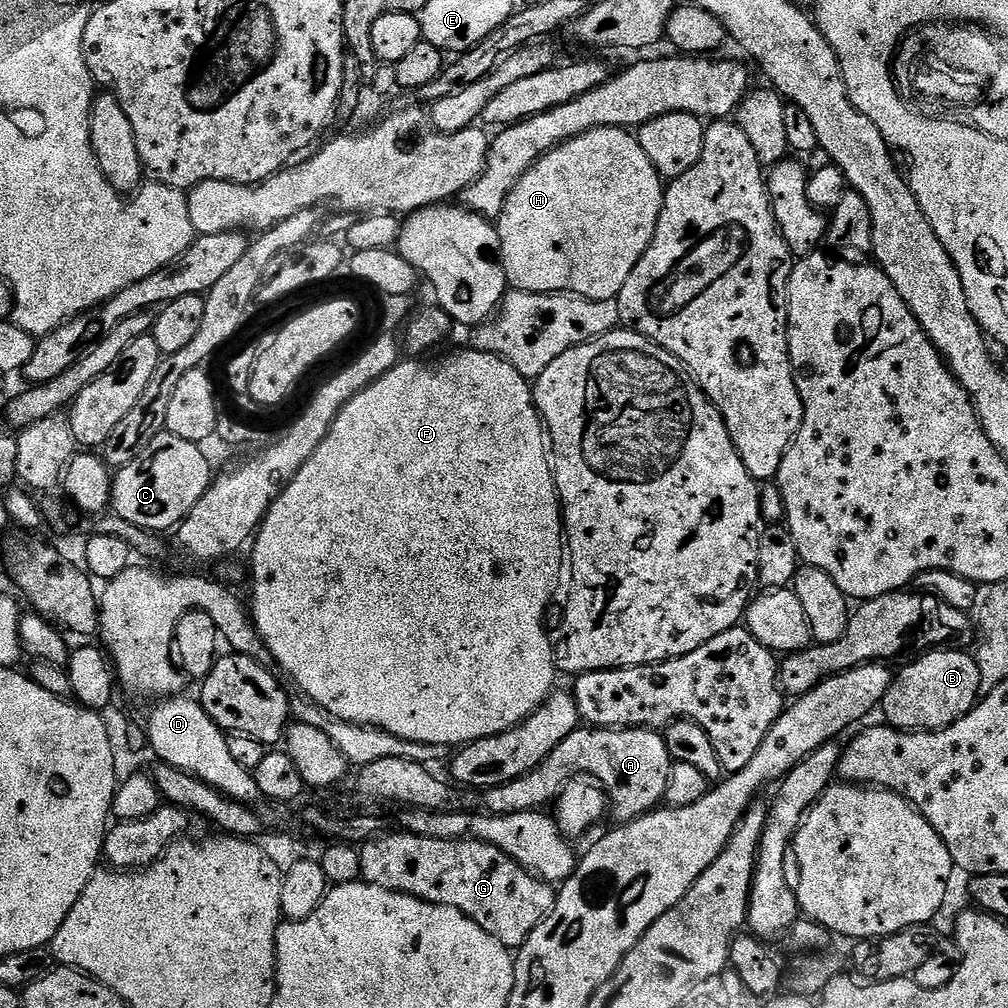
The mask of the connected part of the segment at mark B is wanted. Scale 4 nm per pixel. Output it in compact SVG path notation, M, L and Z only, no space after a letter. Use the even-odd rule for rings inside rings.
M928 652L893 675L892 684L884 695L882 713L891 727L900 728L903 732L937 732L939 728L958 722L958 718L966 715L981 696L980 671L975 655L968 653L967 656L964 652Z

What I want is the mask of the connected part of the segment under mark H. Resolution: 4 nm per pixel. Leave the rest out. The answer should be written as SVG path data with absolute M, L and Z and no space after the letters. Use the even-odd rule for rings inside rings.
M591 128L580 136L559 144L556 148L544 153L533 164L532 169L514 186L514 190L506 198L504 208L498 217L500 234L500 262L509 285L518 292L547 292L549 294L571 294L587 300L615 300L620 295L622 286L626 286L626 278L630 278L630 270L638 266L642 254L650 246L654 238L654 230L658 226L660 211L664 205L666 184L659 172L646 158L639 139L631 131L623 128Z

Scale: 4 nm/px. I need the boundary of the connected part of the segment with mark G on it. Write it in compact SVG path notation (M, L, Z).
M395 831L375 836L373 840L366 840L359 845L362 862L360 875L364 883L382 886L391 892L405 892L431 904L454 906L454 910L462 910L462 914L478 922L478 926L482 926L486 934L498 938L498 942L502 942L509 950L519 950L556 904L553 885L546 880L539 880L518 862L514 862L514 858L494 846L483 844L481 840L422 838L413 832Z

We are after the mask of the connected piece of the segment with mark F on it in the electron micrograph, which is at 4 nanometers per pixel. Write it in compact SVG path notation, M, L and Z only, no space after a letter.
M467 350L457 356L448 356L437 368L431 368L423 364L423 359L408 358L403 362L397 362L382 378L378 378L366 390L362 390L338 414L338 418L330 426L326 438L314 450L314 454L298 470L298 474L284 488L284 493L270 506L270 510L264 516L259 529L251 541L252 548L252 572L250 568L250 580L252 576L252 604L250 600L250 615L256 626L256 633L260 635L267 655L276 659L275 667L285 672L298 687L303 695L324 712L336 716L339 720L345 720L351 724L364 724L368 728L380 728L384 732L394 734L403 740L418 742L419 744L447 744L449 746L463 746L473 744L476 740L490 738L518 726L534 710L544 705L545 700L552 695L557 687L556 676L556 649L553 637L548 637L544 629L544 615L552 604L552 595L560 584L560 571L566 568L566 533L564 531L564 517L560 506L560 496L556 492L556 473L553 461L550 459L550 444L546 439L546 425L540 418L540 412L536 409L536 400L532 396L533 385L510 362L506 362L502 356L495 356L489 352L477 352Z

